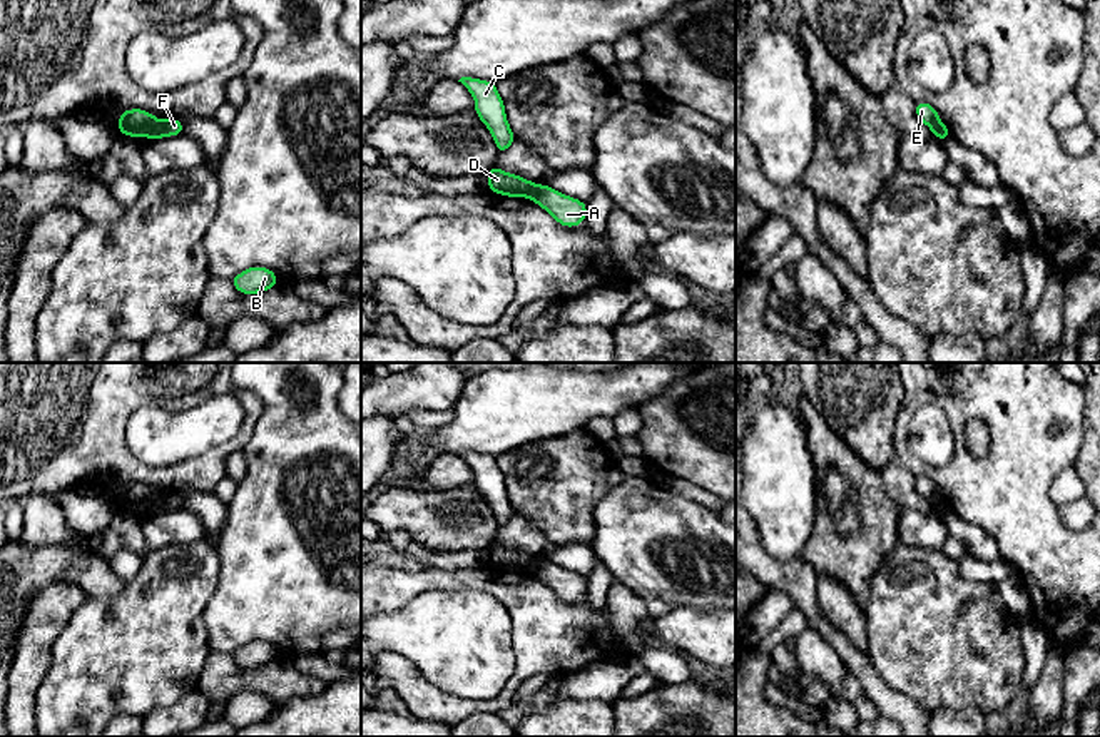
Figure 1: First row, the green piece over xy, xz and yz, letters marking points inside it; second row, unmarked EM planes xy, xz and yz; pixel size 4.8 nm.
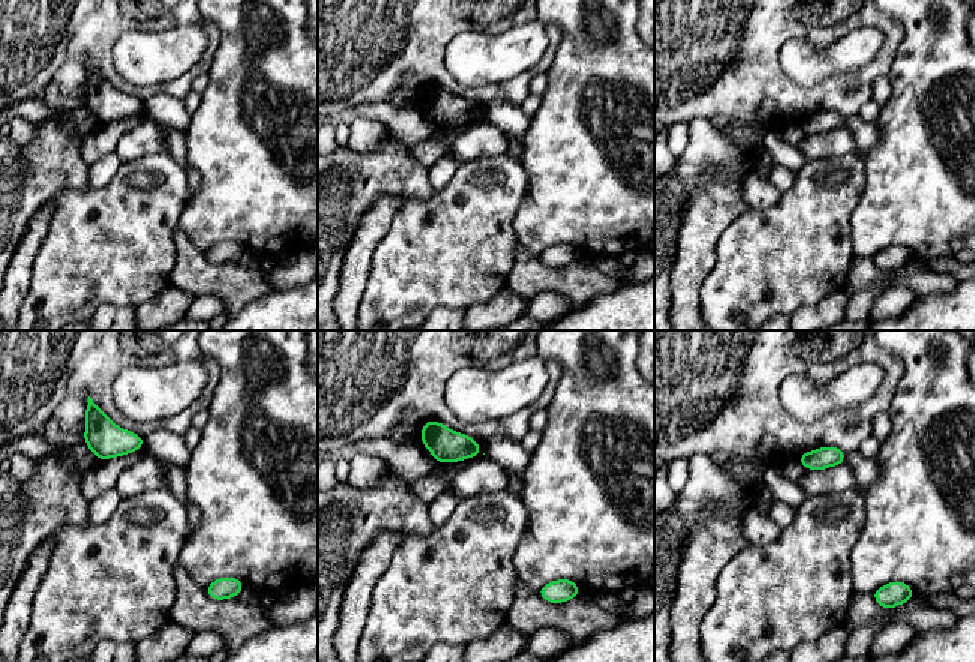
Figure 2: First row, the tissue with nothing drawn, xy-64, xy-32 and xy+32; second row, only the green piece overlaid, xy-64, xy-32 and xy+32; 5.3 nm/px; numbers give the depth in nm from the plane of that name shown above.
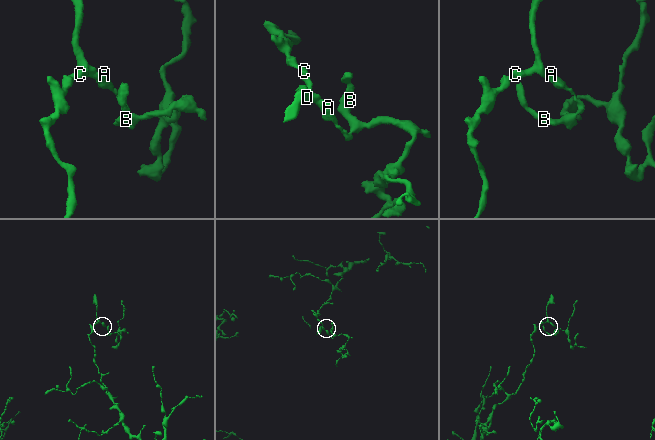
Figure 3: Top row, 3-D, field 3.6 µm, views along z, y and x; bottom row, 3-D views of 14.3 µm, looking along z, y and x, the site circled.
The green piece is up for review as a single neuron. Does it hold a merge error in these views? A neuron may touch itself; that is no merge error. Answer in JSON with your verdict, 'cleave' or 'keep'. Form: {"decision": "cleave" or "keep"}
{"decision": "cleave"}

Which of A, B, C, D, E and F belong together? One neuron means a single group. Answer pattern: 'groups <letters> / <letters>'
groups A B F / C D E

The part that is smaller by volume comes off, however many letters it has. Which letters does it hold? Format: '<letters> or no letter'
A, B, F

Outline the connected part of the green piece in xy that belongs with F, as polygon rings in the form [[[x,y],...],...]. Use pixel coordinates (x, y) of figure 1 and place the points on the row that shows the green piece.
[[[179,119],[157,120],[154,124],[154,130],[150,134],[150,139],[157,140],[162,137],[179,135],[179,134],[184,134],[184,127]]]

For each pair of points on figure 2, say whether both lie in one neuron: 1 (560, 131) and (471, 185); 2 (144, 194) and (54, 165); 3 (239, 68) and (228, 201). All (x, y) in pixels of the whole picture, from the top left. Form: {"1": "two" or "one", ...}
{"1": "two", "2": "two", "3": "one"}

